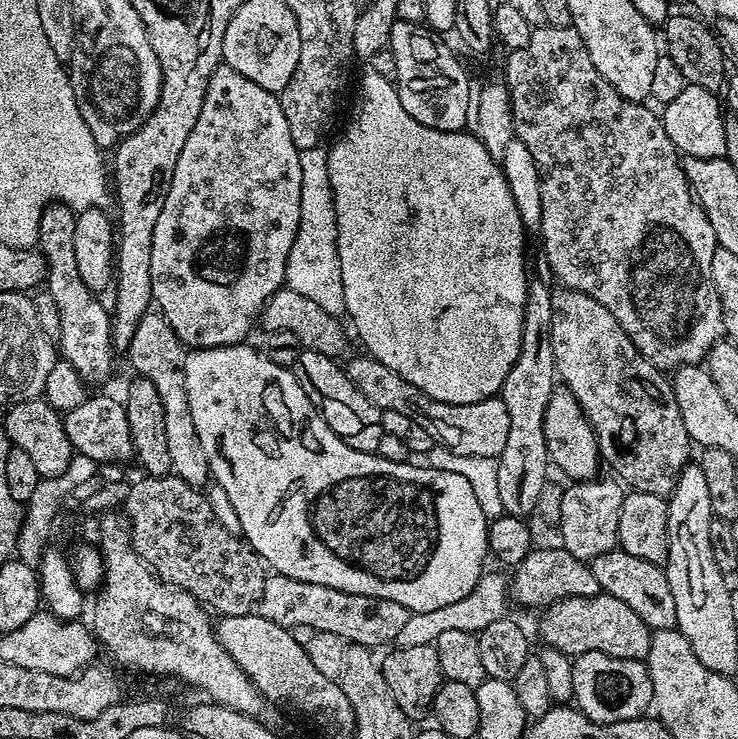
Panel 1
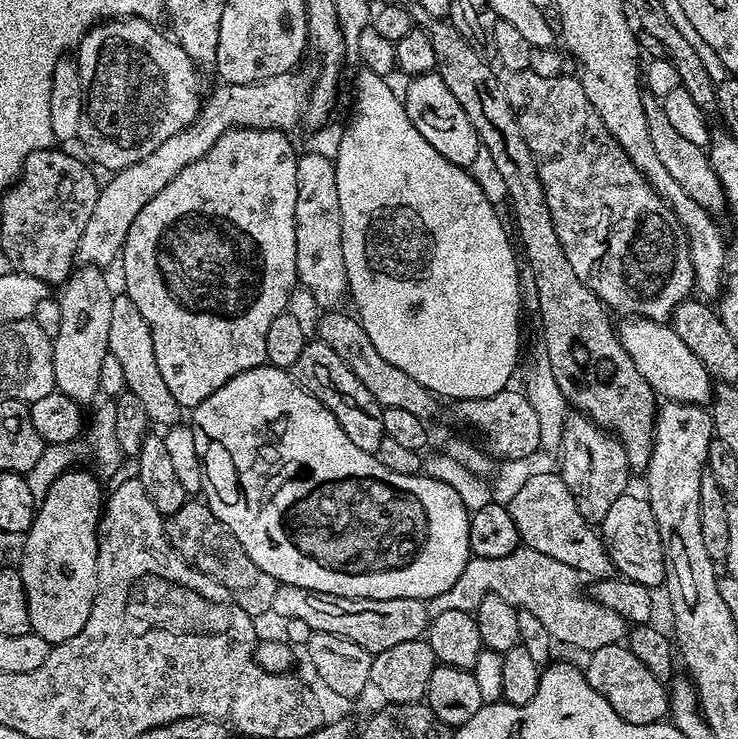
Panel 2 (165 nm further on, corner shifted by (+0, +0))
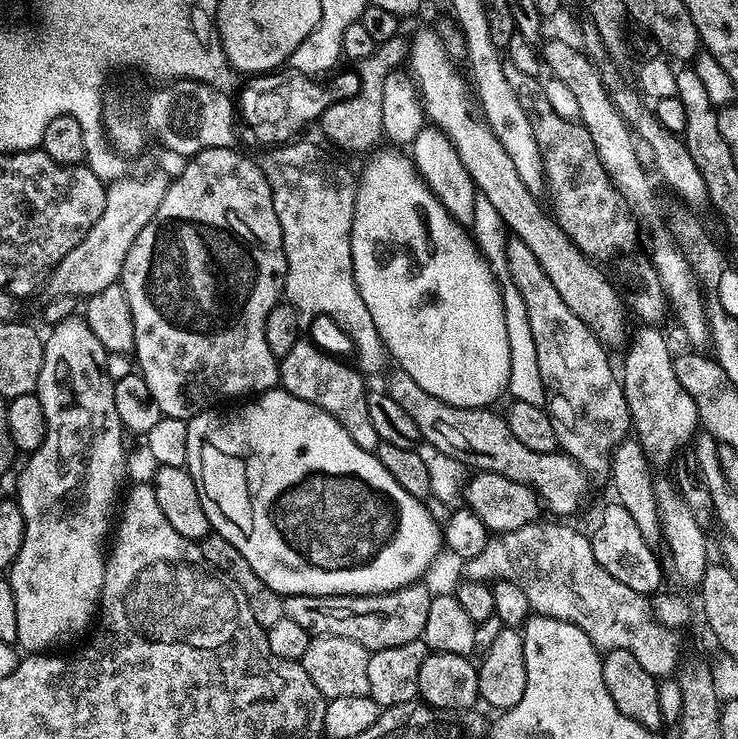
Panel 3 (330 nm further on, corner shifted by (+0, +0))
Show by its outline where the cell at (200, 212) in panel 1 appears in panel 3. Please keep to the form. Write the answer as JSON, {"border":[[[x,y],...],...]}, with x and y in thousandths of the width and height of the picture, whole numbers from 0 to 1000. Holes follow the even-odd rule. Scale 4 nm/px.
{"border":[[[318,199],[280,200],[251,221],[255,223],[245,230],[244,240],[240,244],[237,240],[229,248],[214,284],[209,284],[209,295],[203,295],[203,300],[198,300],[198,307],[192,310],[192,317],[182,322],[182,333],[176,333],[176,344],[171,344],[171,355],[165,360],[160,383],[168,390],[171,403],[176,409],[176,425],[182,430],[182,493],[191,512],[196,514],[205,537],[213,545],[218,563],[256,570],[271,558],[302,548],[298,547],[302,541],[314,541],[318,536],[336,539],[343,533],[364,530],[379,518],[377,484],[366,474],[366,468],[360,468],[360,425],[366,425],[366,419],[371,419],[371,414],[381,410],[385,401],[385,318],[377,300],[377,290],[371,290],[366,246],[360,246],[358,233],[346,215],[340,217],[320,204]]]}

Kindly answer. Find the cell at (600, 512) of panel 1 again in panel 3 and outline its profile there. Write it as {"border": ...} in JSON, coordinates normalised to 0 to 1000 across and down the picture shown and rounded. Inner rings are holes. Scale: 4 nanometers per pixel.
{"border":[[[696,318],[688,319],[683,336],[687,378],[695,379],[702,387],[702,395],[713,409],[713,419],[718,430],[718,447],[724,452],[724,474],[729,478],[729,502],[734,506],[734,522],[740,556],[751,571],[751,587],[756,587],[757,610],[786,628],[786,635],[798,645],[822,645],[828,636],[829,612],[852,589],[856,575],[856,562],[851,558],[851,544],[846,537],[846,521],[841,510],[829,499],[824,488],[825,472],[812,457],[762,409],[756,392],[751,392],[751,382],[740,376],[740,365],[729,360],[729,349],[724,349],[718,333]]]}

